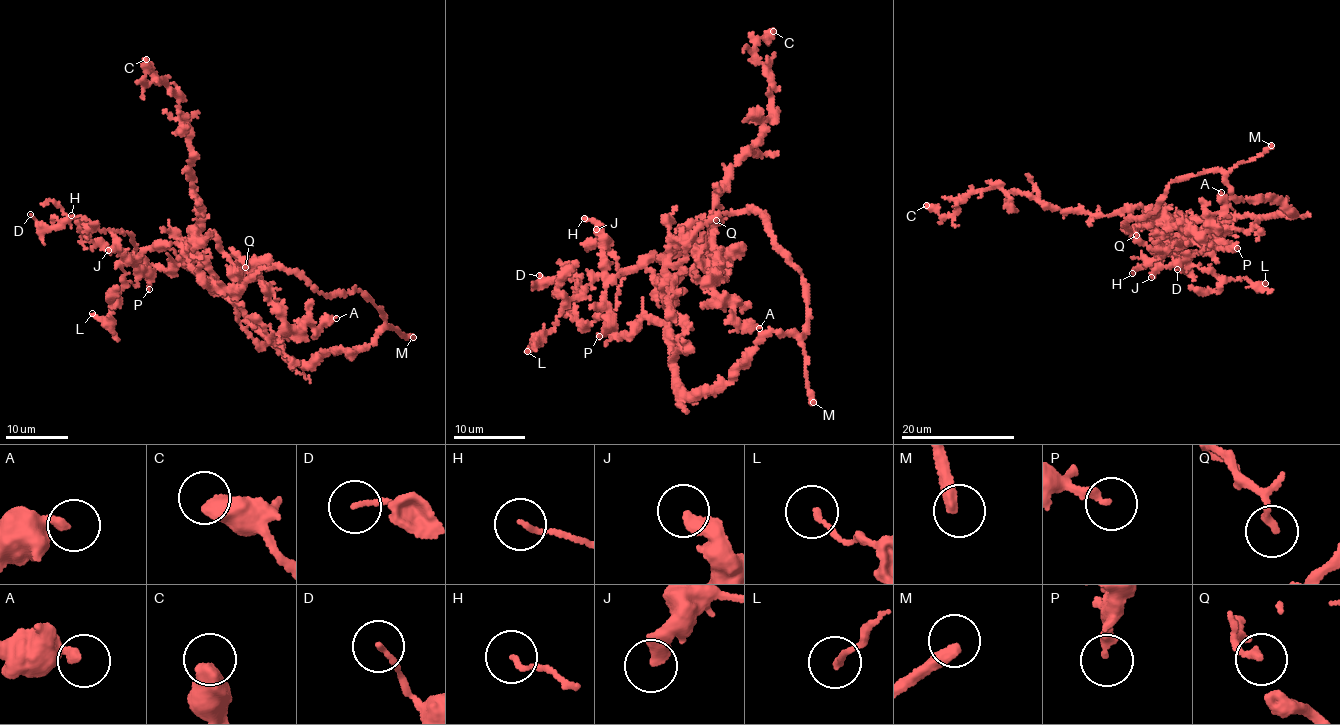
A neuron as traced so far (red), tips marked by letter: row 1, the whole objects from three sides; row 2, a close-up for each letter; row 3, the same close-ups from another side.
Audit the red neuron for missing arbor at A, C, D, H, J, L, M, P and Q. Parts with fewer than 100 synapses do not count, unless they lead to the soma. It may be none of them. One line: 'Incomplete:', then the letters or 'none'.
Incomplete: M

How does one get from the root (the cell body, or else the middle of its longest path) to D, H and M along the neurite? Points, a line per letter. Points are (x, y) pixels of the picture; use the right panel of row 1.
D: (1196, 221), (1229, 229), (1206, 248), (1175, 253), (1187, 270), (1177, 269)
H: (1196, 221), (1216, 221), (1209, 225), (1229, 229), (1212, 236), (1172, 240), (1150, 263), (1140, 265), (1132, 273)
M: (1196, 221), (1289, 216), (1291, 210), (1273, 195), (1233, 196), (1225, 179), (1232, 168), (1271, 145)

